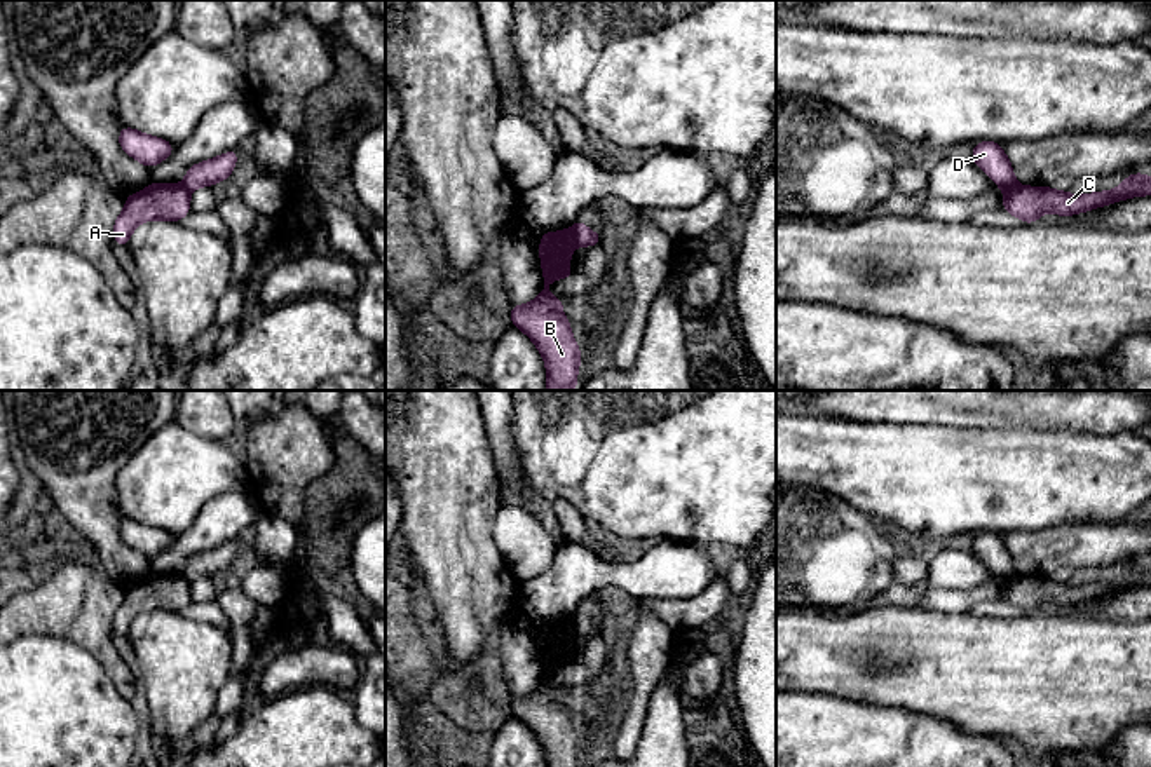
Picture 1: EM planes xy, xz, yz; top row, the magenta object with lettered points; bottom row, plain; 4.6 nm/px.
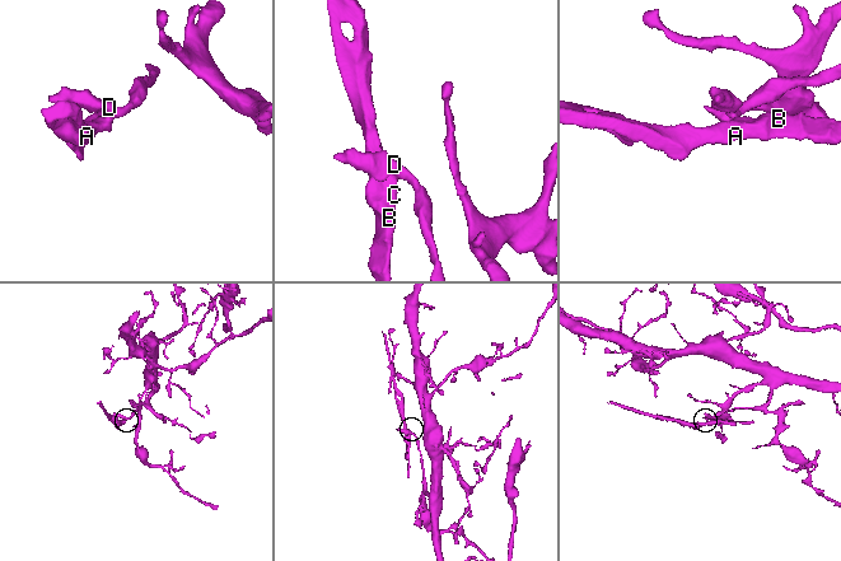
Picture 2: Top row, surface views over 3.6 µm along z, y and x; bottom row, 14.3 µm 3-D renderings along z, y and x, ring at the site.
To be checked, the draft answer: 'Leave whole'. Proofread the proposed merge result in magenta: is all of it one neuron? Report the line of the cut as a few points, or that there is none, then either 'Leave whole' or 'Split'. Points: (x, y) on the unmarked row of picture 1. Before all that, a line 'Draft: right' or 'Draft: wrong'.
Draft: wrong
Split along xz (571, 619), (581, 635). Split

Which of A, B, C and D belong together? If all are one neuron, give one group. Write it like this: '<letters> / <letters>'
A B C / D

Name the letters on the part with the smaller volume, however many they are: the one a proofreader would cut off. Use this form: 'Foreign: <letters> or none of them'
Foreign: A, B, C

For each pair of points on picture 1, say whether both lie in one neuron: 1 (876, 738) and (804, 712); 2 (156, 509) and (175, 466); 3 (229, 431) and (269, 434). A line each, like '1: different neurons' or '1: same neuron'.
1: same neuron
2: same neuron
3: different neurons

